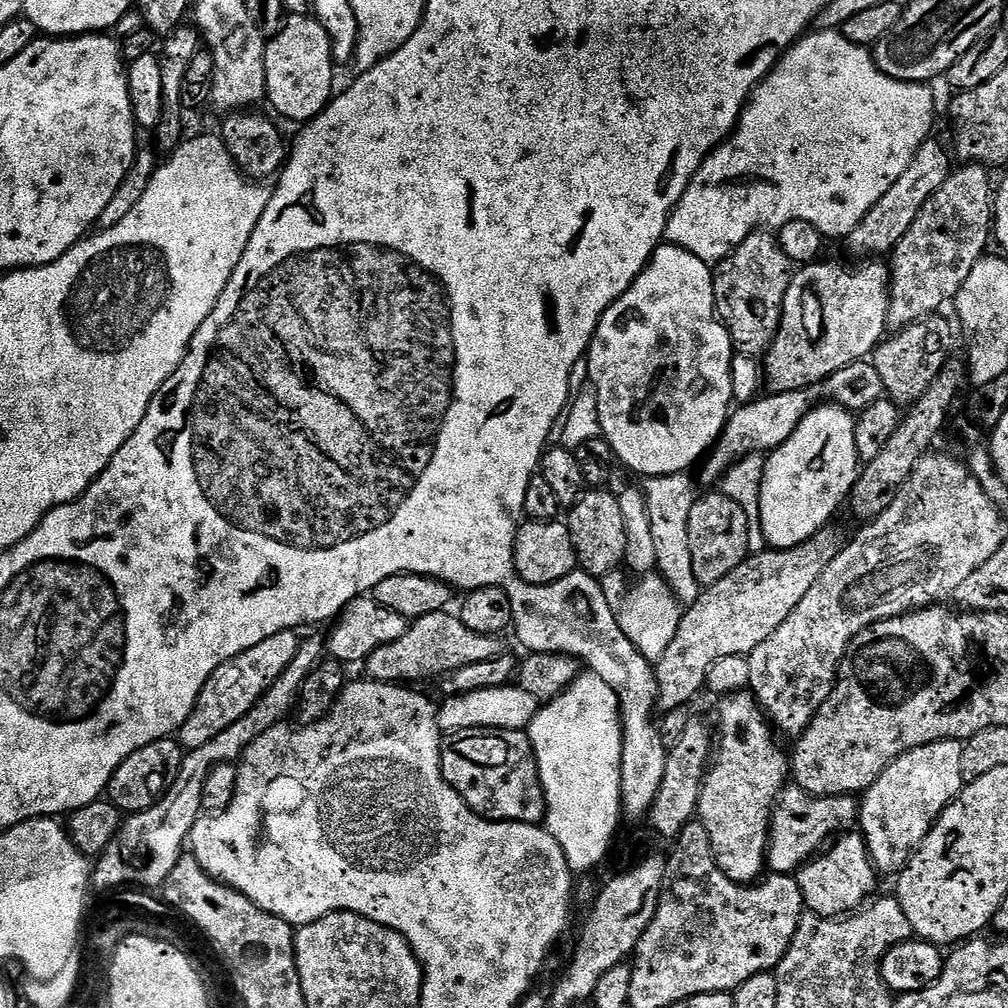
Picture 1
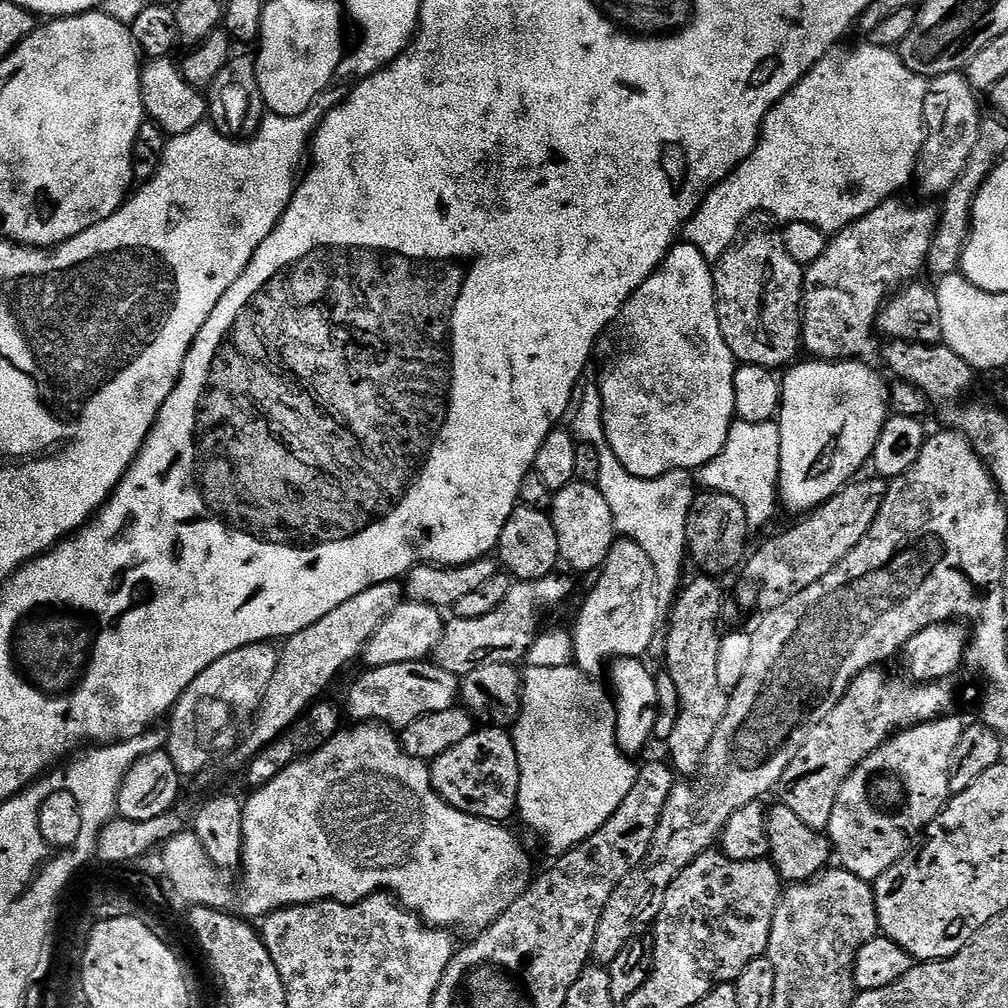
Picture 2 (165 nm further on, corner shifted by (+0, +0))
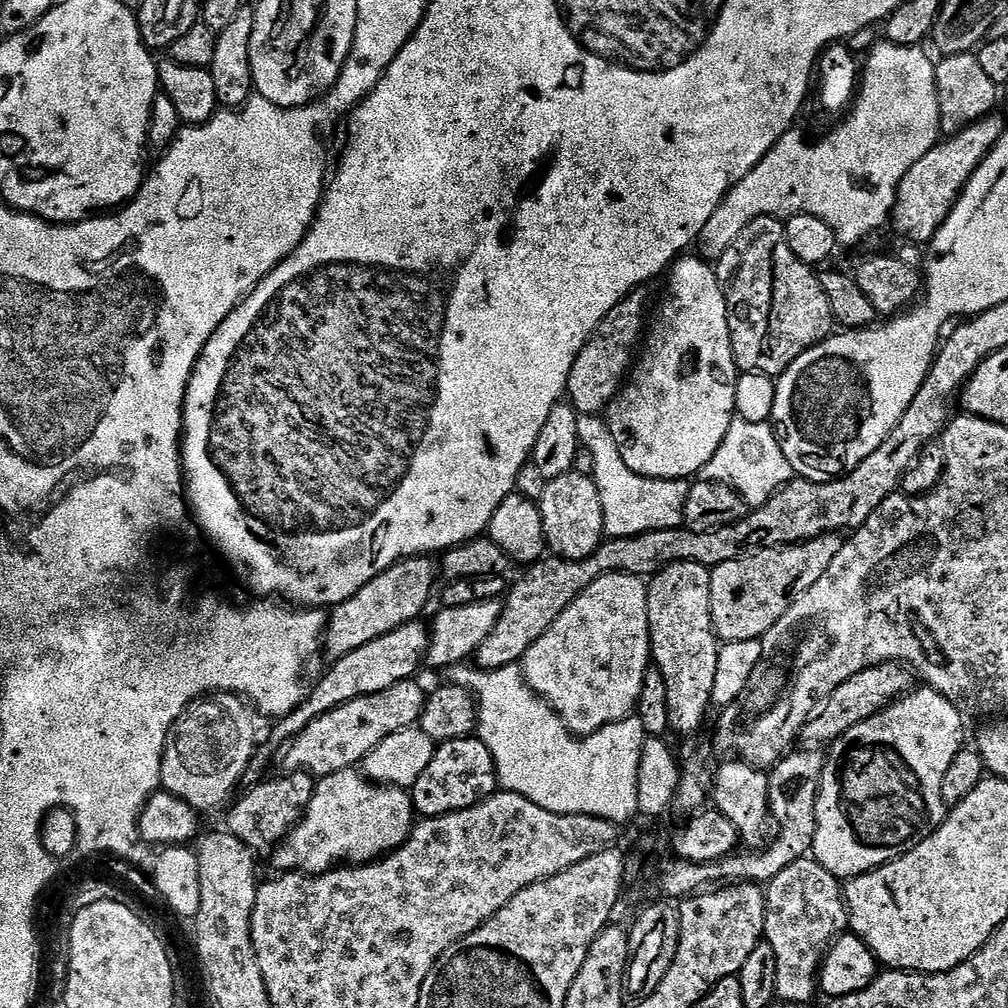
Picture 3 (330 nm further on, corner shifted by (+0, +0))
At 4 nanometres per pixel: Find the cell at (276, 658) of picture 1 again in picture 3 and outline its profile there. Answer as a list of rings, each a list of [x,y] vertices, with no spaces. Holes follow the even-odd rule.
[[[208,694],[187,704],[180,717],[170,726],[164,743],[164,754],[160,757],[160,783],[163,791],[200,814],[205,814],[219,804],[227,805],[228,795],[235,790],[236,783],[239,785],[243,781],[244,772],[252,761],[252,753],[258,747],[251,715],[253,713],[249,705],[241,697],[231,694]]]

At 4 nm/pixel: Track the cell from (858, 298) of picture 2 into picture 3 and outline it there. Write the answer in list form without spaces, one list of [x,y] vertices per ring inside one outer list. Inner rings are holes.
[[[989,114],[966,126],[961,132],[951,133],[944,141],[941,139],[933,143],[932,149],[922,154],[922,158],[918,158],[918,162],[914,162],[910,170],[906,170],[902,182],[896,187],[896,204],[892,207],[890,228],[908,240],[917,240],[920,246],[927,245],[934,238],[934,234],[956,204],[964,183],[1005,132],[1003,118],[996,115]]]

